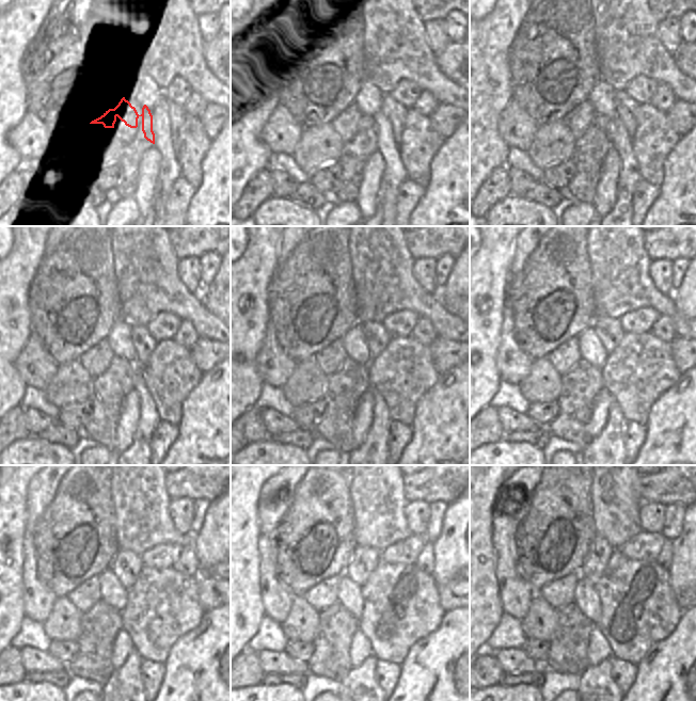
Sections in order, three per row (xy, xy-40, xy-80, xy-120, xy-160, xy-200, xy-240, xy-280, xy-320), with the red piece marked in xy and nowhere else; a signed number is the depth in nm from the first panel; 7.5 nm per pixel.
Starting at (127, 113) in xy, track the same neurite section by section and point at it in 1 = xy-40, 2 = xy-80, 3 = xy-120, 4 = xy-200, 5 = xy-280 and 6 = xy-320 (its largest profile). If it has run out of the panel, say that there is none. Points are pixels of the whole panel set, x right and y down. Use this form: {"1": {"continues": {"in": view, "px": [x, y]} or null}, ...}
{"1": {"continues": {"in": "xy-40", "px": [344, 123]}}, "2": {"continues": {"in": "xy-80", "px": [579, 120]}}, "3": {"continues": {"in": "xy-120", "px": [96, 361]}}, "4": {"continues": {"in": "xy-200", "px": [567, 355]}}, "5": {"continues": {"in": "xy-280", "px": [325, 594]}}, "6": {"continues": {"in": "xy-320", "px": [559, 593]}}}

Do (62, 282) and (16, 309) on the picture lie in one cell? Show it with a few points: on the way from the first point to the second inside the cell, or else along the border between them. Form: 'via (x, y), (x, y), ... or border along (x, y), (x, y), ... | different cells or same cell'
border along (34, 277), (29, 289), (30, 327) | different cells

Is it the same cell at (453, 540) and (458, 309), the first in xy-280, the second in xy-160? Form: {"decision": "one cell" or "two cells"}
{"decision": "two cells"}

